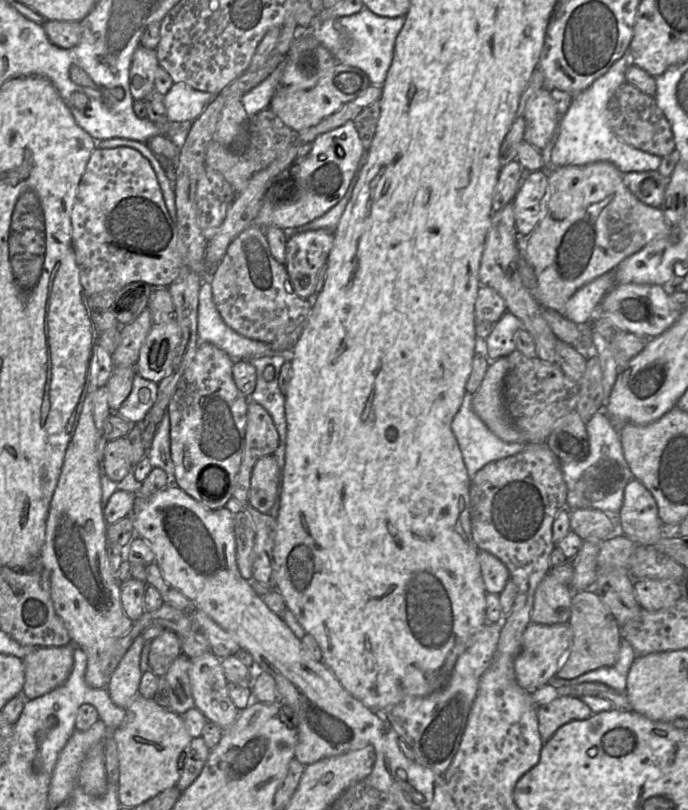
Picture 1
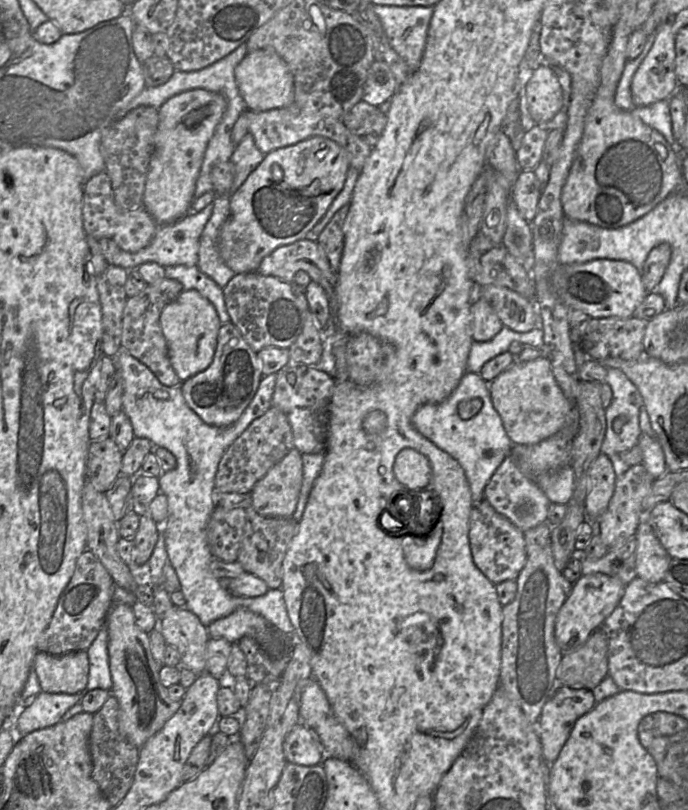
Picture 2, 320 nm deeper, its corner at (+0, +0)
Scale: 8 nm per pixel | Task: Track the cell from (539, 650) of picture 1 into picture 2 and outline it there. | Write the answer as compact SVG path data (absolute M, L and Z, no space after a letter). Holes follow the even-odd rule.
M602 573L582 575L573 583L570 595L558 612L554 627L556 643L564 654L578 649L601 628L604 620L619 604L625 586L619 579Z

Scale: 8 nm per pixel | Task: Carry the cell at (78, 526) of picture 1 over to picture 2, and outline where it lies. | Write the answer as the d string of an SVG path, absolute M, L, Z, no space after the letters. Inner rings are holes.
M113 603L104 626L108 631L109 669L113 681L111 694L119 704L119 729L129 742L139 749L178 711L181 701L174 701L161 683L159 673L163 665L153 658L150 636L136 624L132 606Z

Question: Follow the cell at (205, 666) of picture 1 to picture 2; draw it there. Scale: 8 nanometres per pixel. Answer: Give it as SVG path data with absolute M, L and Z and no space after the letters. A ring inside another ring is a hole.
M174 605L159 619L158 629L166 643L179 652L181 666L198 675L207 672L205 652L210 636L198 616L186 607Z

